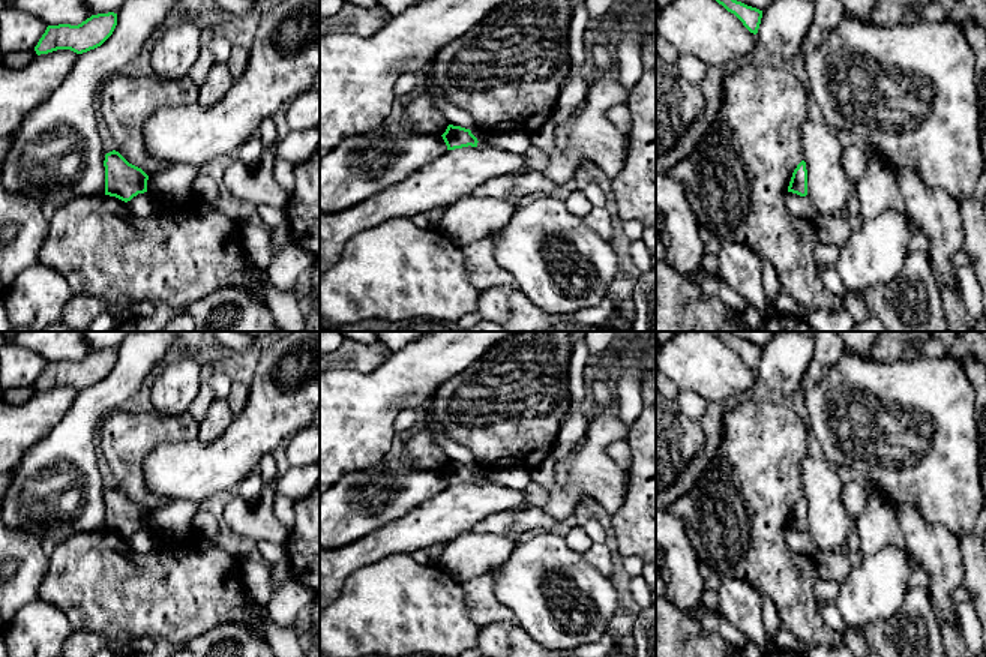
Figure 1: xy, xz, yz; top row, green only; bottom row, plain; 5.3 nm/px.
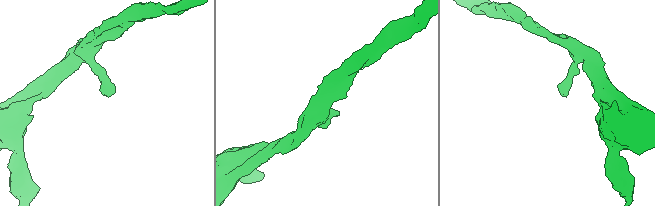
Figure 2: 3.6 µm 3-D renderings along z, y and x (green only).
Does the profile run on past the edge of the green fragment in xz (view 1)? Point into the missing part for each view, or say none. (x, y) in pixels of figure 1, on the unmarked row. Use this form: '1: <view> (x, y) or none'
1: none

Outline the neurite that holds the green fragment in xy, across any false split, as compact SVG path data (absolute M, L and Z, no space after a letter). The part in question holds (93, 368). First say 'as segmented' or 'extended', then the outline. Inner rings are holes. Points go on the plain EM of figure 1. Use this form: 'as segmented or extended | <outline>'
as segmented | M114 348L92 351L78 362L48 362L35 387L38 392L57 386L83 390L101 382L113 370L116 362L117 350Z

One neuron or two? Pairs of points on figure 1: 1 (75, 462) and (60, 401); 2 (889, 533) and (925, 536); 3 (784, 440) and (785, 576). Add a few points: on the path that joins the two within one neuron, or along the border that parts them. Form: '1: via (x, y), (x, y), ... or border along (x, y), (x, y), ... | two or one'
1: border along (80, 390), (62, 419), (39, 441) | two
2: border along (892, 503), (907, 548) | two
3: via (770, 474), (770, 542) | one

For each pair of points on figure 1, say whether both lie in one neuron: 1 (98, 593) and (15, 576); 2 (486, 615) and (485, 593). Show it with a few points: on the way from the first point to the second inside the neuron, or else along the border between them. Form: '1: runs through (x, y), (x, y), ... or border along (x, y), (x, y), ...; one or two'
1: border along (50, 557), (38, 597); two
2: runs through (485, 609), (485, 599); one

